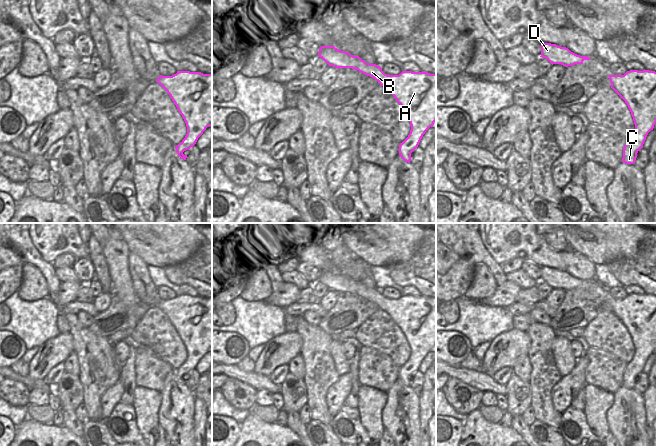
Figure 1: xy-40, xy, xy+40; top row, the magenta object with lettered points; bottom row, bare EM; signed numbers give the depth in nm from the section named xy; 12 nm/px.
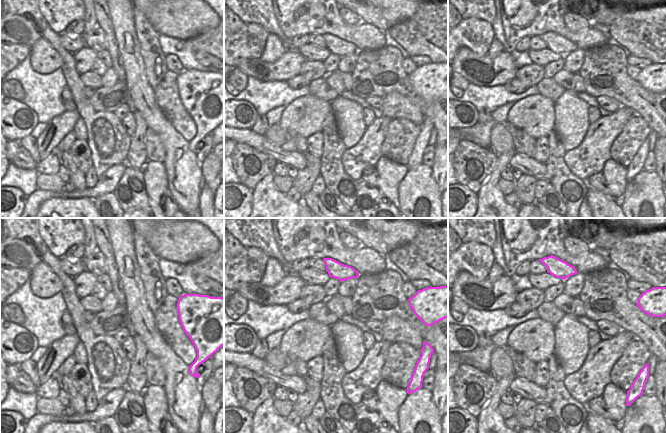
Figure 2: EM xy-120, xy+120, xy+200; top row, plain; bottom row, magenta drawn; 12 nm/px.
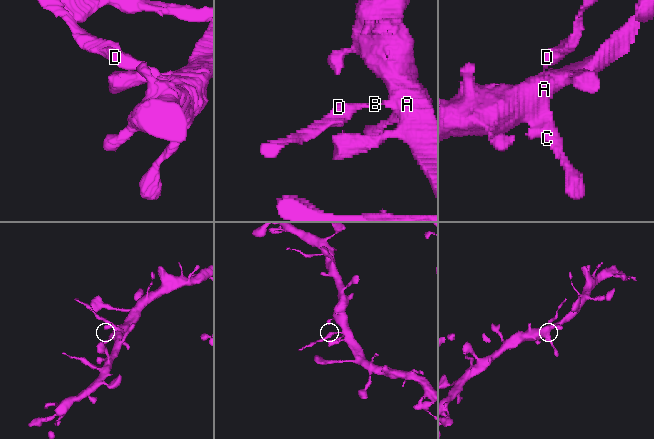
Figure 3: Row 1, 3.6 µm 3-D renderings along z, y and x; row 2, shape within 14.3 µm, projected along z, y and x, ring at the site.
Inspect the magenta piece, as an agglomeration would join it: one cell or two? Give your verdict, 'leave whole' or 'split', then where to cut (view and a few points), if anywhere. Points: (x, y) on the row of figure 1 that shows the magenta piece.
split; cut xy (361, 59), (354, 68)

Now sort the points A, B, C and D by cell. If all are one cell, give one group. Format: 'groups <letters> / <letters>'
groups A B C / D

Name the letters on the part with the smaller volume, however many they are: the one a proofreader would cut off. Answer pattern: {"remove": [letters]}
{"remove": ["D"]}

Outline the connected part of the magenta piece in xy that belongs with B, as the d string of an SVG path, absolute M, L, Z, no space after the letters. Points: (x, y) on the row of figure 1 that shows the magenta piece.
M362 59L355 70L374 78L381 86L386 87L404 109L411 130L408 137L399 145L399 155L410 163L411 153L418 147L425 132L436 122L436 74L402 71L399 75L387 75L380 66L366 63Z

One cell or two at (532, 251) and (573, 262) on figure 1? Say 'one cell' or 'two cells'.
one cell

